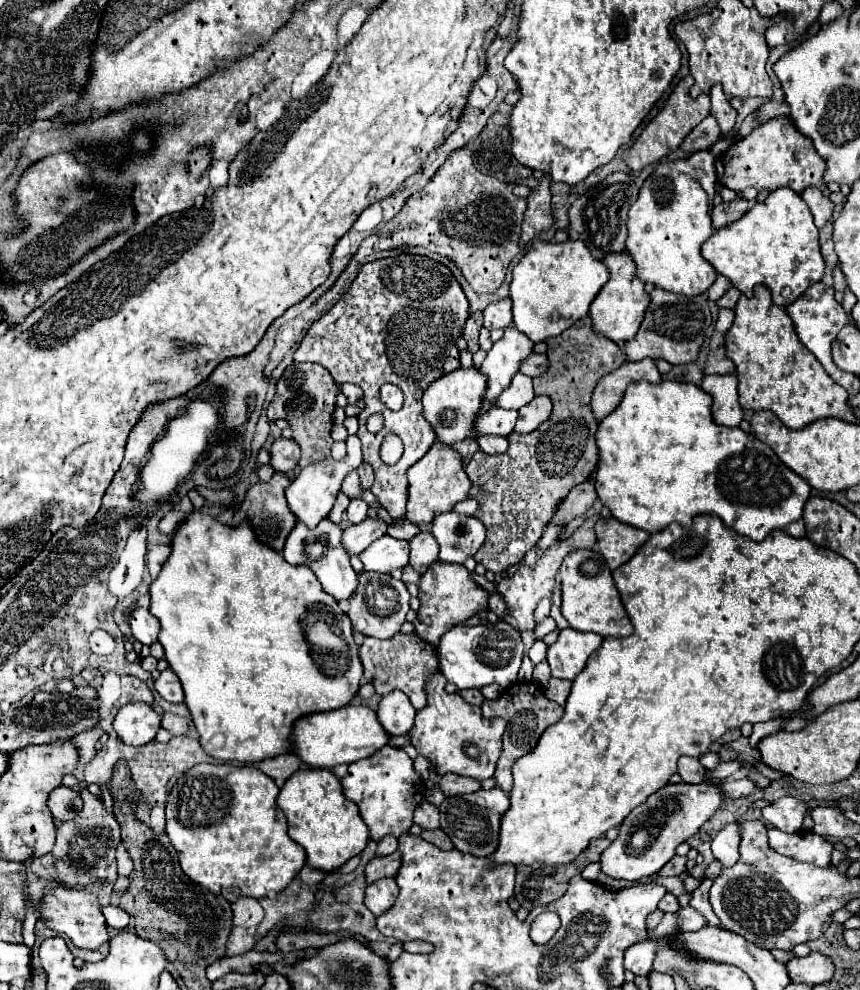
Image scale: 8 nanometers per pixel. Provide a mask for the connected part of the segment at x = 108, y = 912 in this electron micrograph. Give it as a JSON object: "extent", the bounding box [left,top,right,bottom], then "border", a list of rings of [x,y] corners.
{"extent":[103,905,129,929],"border":[[[107,905],[107,907],[103,907],[103,915],[107,919],[107,925],[113,929],[125,929],[129,925],[129,915],[121,907]]]}

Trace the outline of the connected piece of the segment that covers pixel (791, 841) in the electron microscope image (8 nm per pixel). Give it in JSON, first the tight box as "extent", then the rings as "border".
{"extent":[768,828,833,867],"border":[[[770,828],[768,842],[777,853],[791,857],[795,861],[813,863],[817,867],[831,865],[833,845],[813,831],[803,831],[801,835],[801,833],[779,833],[779,829]]]}

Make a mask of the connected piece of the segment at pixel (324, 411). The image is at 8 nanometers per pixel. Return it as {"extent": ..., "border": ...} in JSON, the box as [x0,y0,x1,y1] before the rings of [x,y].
{"extent":[267,363,339,469],"border":[[[291,363],[281,379],[277,381],[277,393],[275,399],[269,403],[267,407],[267,417],[269,419],[285,419],[289,423],[289,427],[293,429],[293,441],[299,445],[301,449],[301,459],[297,469],[303,469],[305,465],[323,461],[329,457],[331,453],[331,427],[333,427],[333,411],[335,411],[335,397],[339,393],[339,385],[333,381],[333,377],[327,373],[327,369],[323,369],[321,365],[315,363]]]}

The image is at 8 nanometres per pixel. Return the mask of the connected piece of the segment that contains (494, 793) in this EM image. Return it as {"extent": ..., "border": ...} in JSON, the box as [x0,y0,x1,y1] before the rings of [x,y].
{"extent":[439,789,509,857],"border":[[[499,789],[485,791],[471,795],[459,795],[459,797],[447,797],[439,811],[441,811],[441,829],[447,833],[447,837],[453,841],[455,849],[461,853],[469,853],[475,857],[491,857],[499,845],[499,827],[501,817],[509,809],[509,797]]]}

